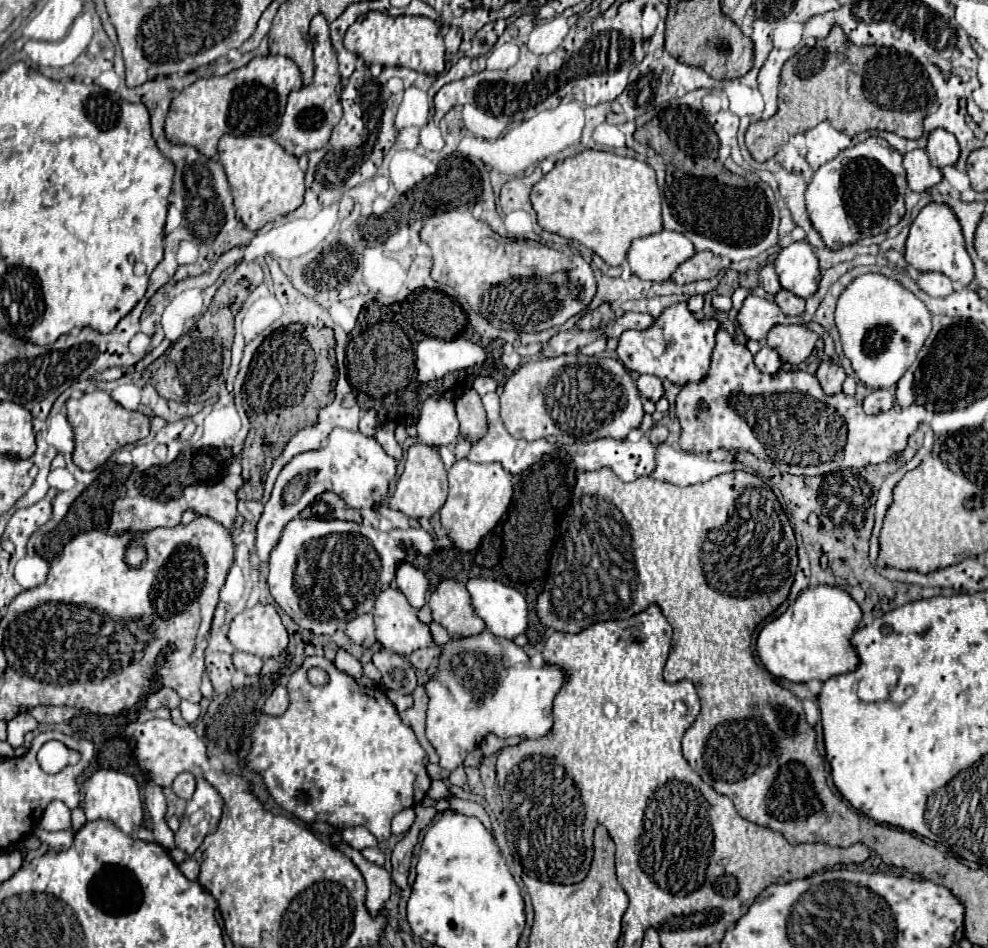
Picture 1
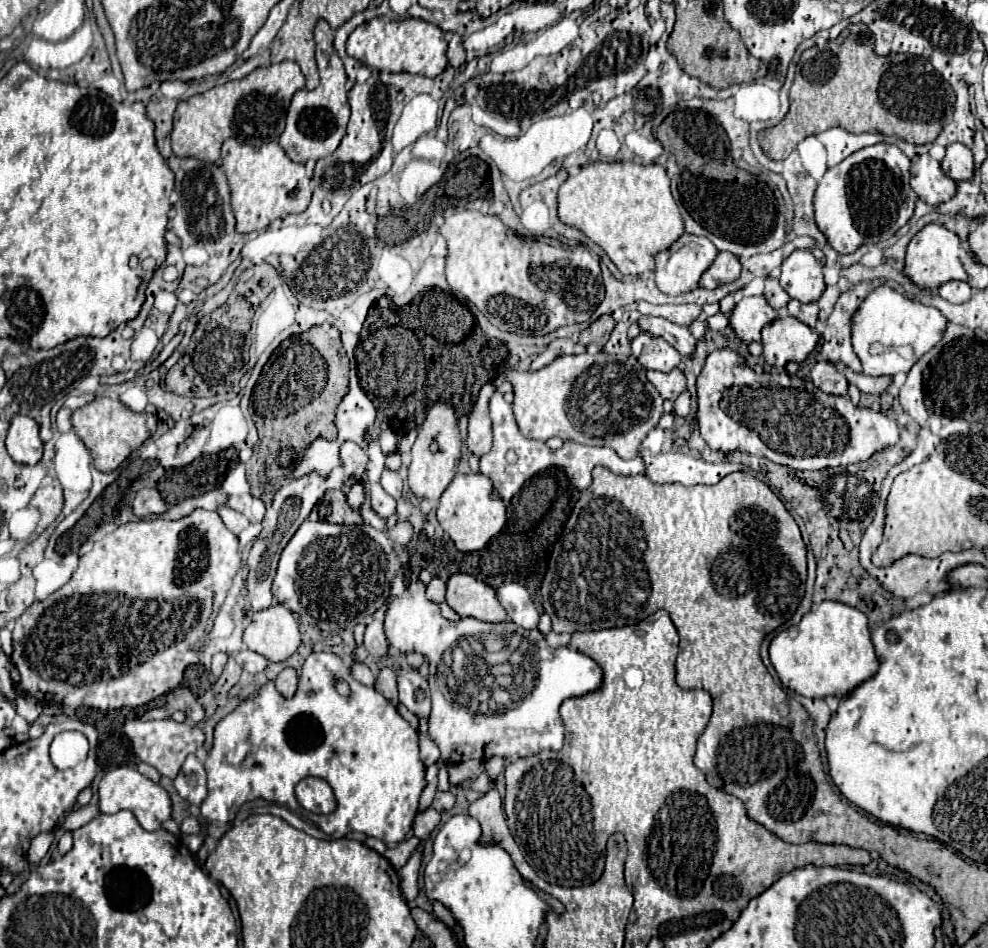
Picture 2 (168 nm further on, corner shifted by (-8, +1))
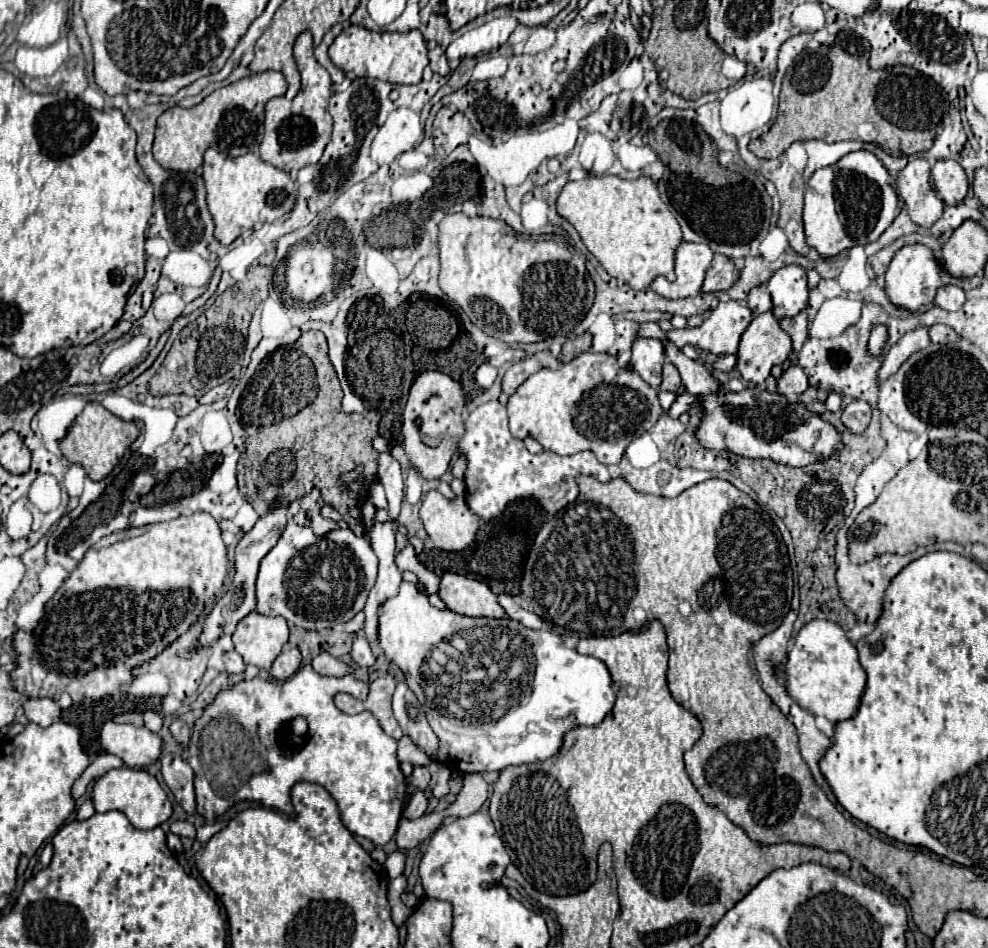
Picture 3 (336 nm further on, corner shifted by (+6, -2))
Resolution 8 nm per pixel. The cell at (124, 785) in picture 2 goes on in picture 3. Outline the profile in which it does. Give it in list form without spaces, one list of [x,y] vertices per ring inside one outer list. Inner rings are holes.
[[[117,768],[101,776],[93,788],[93,804],[97,812],[109,812],[119,810],[123,812],[135,828],[147,830],[163,824],[173,814],[171,802],[163,786],[157,782],[155,776],[151,776],[147,770],[135,770],[135,768]]]

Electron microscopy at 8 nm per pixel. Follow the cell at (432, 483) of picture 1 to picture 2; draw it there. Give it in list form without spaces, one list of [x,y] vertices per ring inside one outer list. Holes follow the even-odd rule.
[[[433,403],[427,409],[427,417],[421,425],[417,441],[411,449],[411,465],[409,465],[409,487],[417,499],[439,501],[443,491],[449,487],[455,477],[457,463],[461,459],[461,437],[457,431],[455,411],[447,403]]]

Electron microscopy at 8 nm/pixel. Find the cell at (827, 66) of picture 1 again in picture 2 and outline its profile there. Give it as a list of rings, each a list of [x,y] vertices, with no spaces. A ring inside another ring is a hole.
[[[857,23],[823,49],[803,51],[789,91],[789,113],[779,125],[759,133],[759,145],[767,157],[785,159],[801,139],[831,127],[843,127],[851,133],[895,135],[917,145],[937,139],[943,113],[955,101],[951,85],[923,57],[913,57],[911,77],[911,55],[891,53],[881,57],[873,51],[873,43],[871,31]],[[879,87],[883,87],[883,101],[879,99]]]

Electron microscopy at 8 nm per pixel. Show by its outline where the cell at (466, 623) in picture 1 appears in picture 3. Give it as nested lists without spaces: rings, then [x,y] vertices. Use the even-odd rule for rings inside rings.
[[[447,572],[441,578],[439,588],[441,600],[449,610],[465,616],[487,616],[487,618],[503,618],[505,610],[499,606],[497,596],[491,588],[479,580]]]

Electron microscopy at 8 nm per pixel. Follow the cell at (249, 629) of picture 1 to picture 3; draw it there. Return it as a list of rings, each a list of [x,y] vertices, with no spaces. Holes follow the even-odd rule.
[[[257,612],[245,616],[233,632],[235,650],[247,664],[253,664],[261,670],[269,670],[273,666],[273,660],[281,654],[287,640],[289,628],[285,618],[263,616]]]

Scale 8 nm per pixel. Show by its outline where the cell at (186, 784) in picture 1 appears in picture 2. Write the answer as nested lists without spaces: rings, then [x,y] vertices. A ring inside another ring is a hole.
[[[189,755],[179,771],[179,775],[175,777],[175,789],[177,793],[187,799],[189,803],[201,805],[201,801],[207,797],[207,785],[205,785],[205,769],[203,765],[197,761],[195,755]]]

